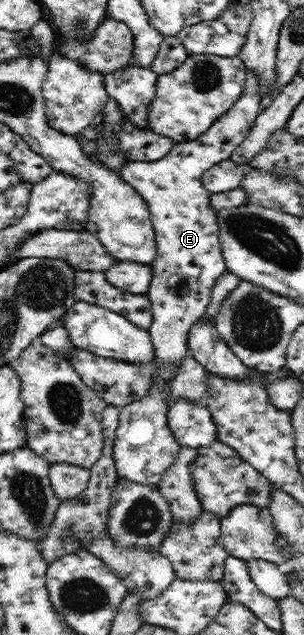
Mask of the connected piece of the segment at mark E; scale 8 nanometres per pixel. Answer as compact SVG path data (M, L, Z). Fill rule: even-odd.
M247 69L243 92L236 104L216 124L211 125L204 135L195 140L174 144L164 157L154 161L132 160L122 169L120 178L138 192L148 204L149 214L155 229L156 257L151 261L153 277L148 289L153 321L148 328L155 358L151 373L151 382L147 392L132 403L119 408L118 425L115 431L113 454L119 476L126 476L132 481L156 484L164 468L173 461L177 449L181 446L168 423L168 403L172 393L172 383L180 371L184 359L189 355L185 346L185 333L194 321L206 313L212 287L219 275L227 270L225 259L217 243L217 225L215 209L212 206L213 193L206 190L202 179L207 169L220 161L227 160L237 153L237 145L249 134L255 120L261 113L263 79L254 69Z

